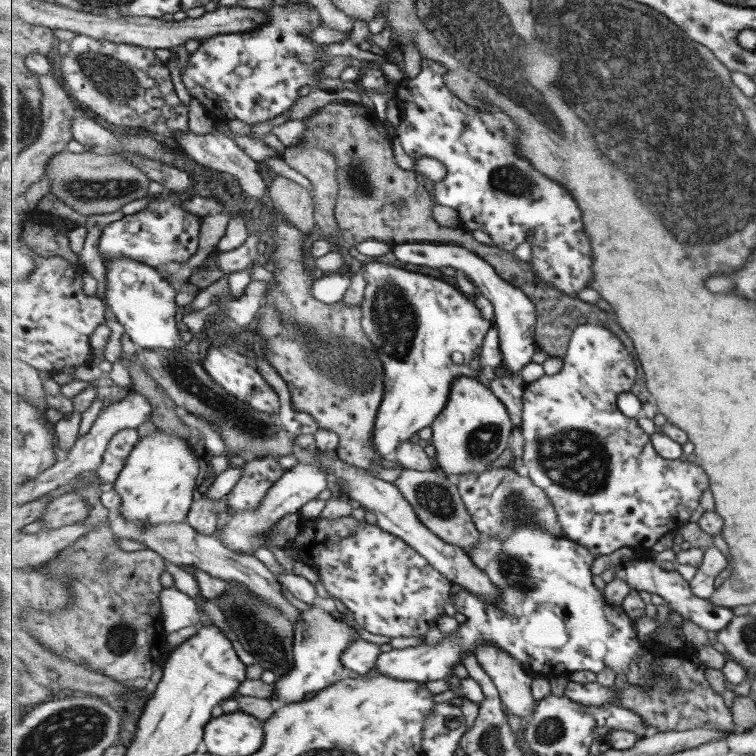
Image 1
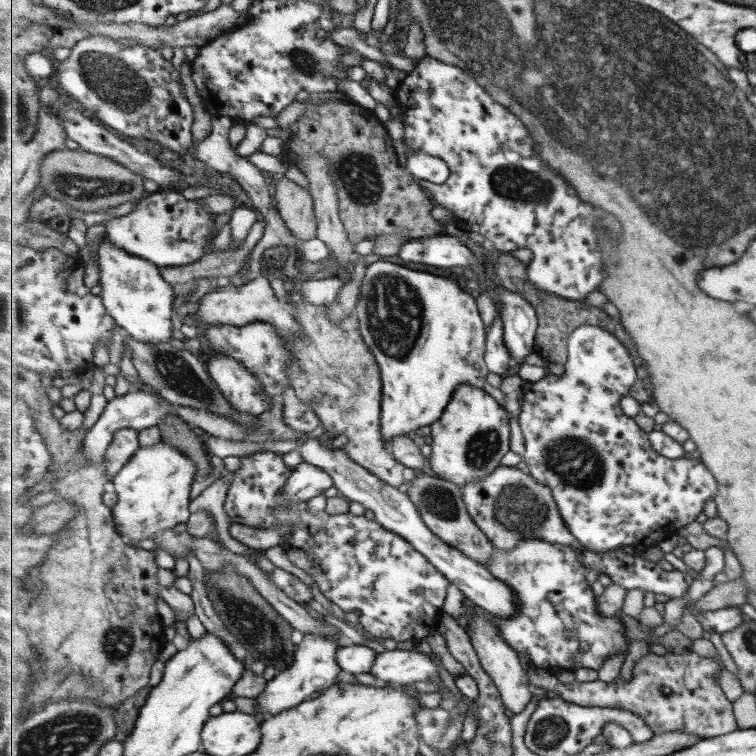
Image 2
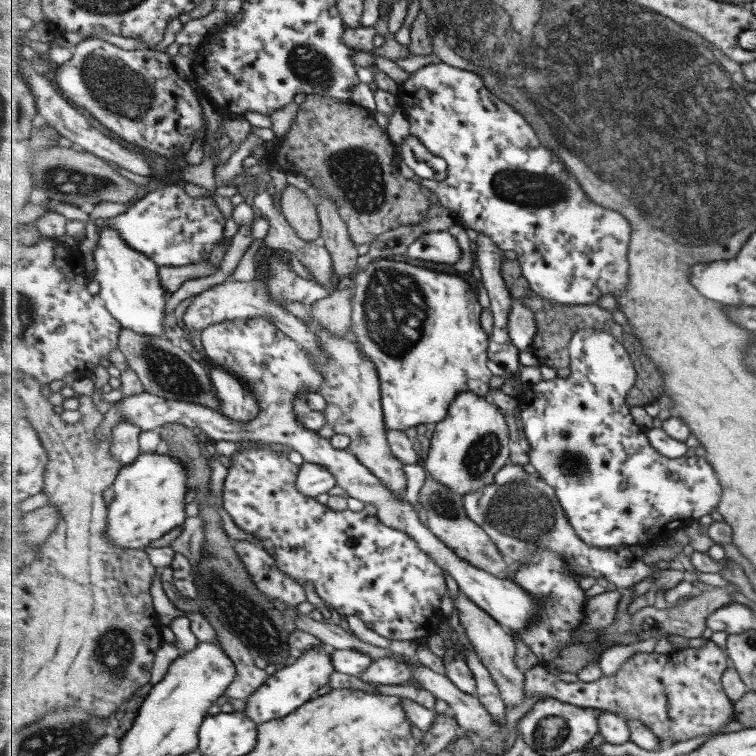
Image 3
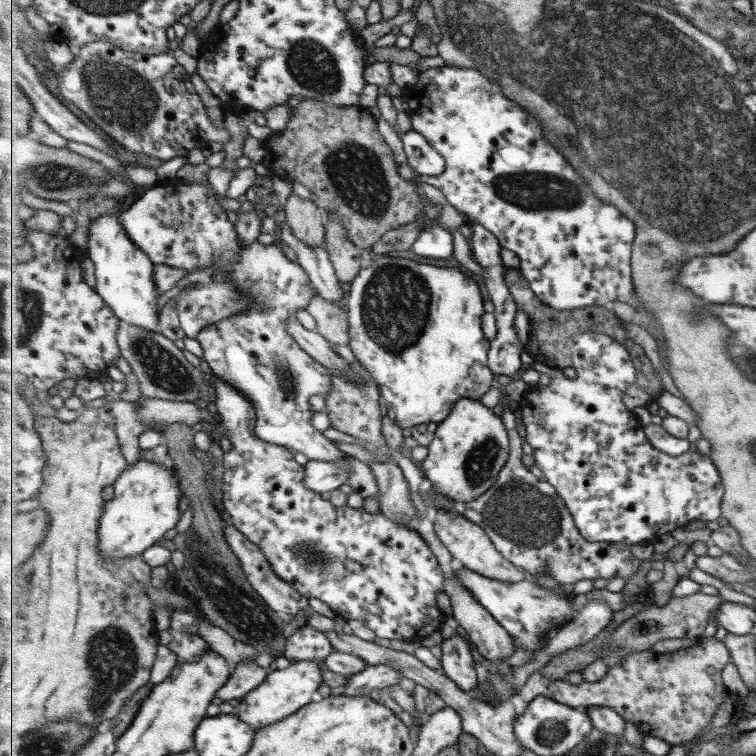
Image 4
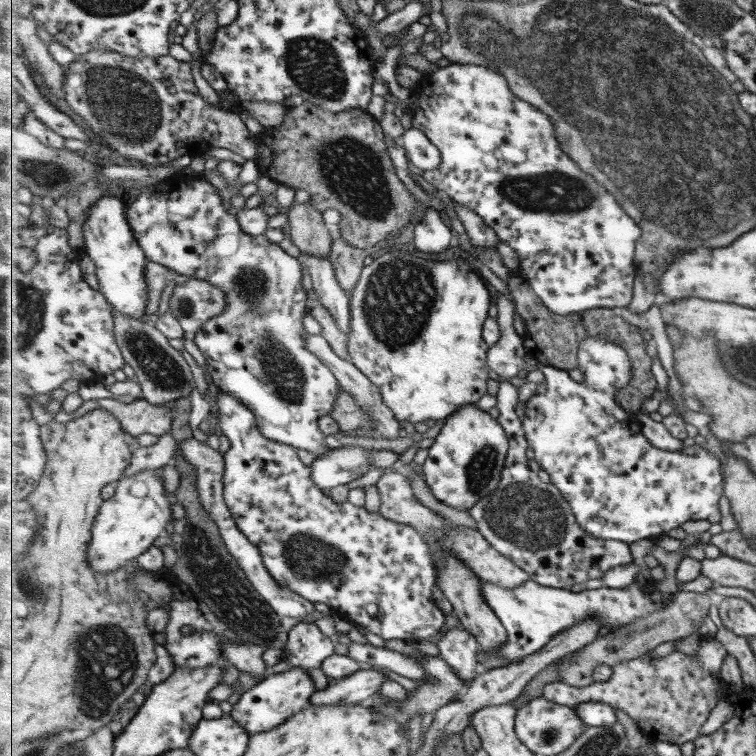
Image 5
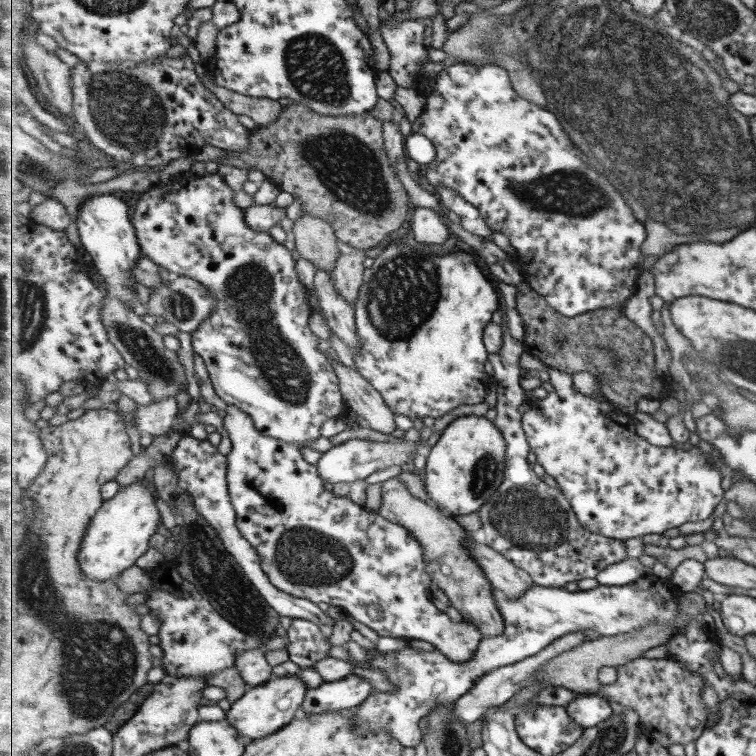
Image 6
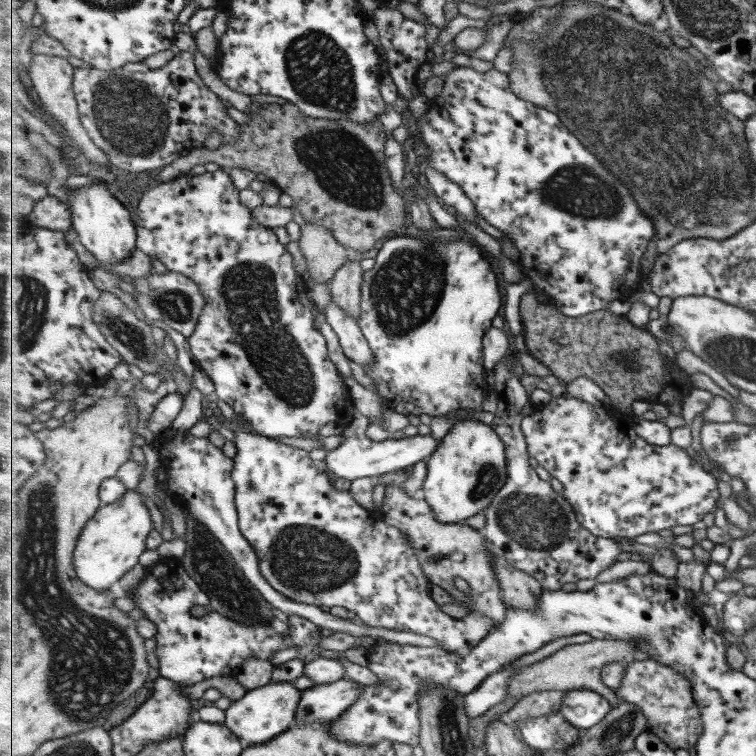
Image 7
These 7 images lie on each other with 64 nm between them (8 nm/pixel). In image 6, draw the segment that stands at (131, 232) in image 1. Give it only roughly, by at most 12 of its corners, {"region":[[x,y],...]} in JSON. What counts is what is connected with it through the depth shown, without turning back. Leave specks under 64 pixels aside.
{"region":[[217,173],[155,183],[143,255],[201,282],[219,398],[305,446],[347,411],[295,270]]}

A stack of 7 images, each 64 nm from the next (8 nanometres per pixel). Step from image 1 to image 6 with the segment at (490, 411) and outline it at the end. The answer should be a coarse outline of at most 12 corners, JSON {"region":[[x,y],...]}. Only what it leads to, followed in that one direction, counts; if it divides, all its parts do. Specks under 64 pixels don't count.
{"region":[[463,415],[432,446],[425,486],[453,518],[505,480],[508,441]]}

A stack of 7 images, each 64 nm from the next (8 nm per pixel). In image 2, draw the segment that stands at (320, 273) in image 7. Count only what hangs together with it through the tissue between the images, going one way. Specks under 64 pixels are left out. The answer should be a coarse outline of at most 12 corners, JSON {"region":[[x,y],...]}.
{"region":[[280,177],[274,200],[299,239],[318,233],[310,190]]}

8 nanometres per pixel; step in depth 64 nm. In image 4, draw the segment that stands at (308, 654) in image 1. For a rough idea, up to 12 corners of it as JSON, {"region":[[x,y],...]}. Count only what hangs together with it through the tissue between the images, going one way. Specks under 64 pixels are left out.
{"region":[[323,661],[275,670],[240,700],[236,714],[256,730],[317,698]]}

